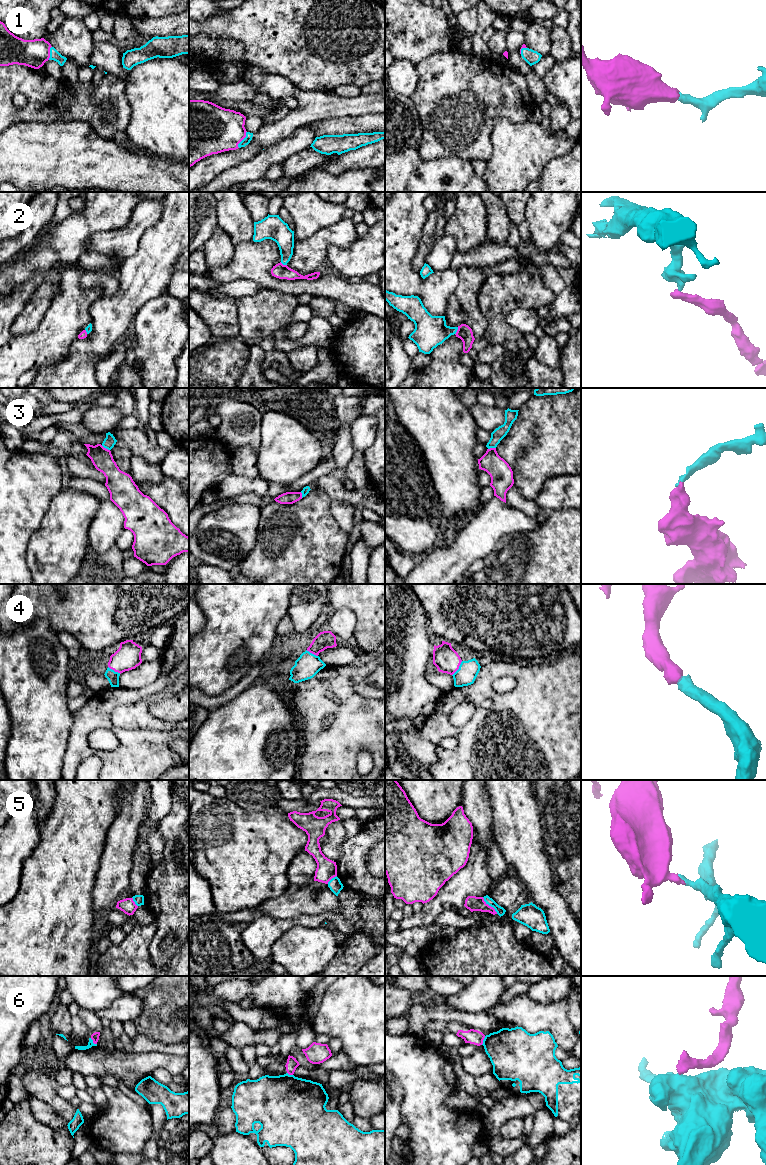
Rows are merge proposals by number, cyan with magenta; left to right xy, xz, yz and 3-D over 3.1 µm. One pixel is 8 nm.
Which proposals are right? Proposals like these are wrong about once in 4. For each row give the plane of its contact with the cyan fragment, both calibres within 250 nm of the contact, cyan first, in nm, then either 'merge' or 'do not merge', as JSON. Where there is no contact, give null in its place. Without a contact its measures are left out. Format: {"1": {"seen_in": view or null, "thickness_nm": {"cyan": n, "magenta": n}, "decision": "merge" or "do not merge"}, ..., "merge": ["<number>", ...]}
{"1": {"seen_in": "xz", "thickness_nm": {"cyan": 60, "magenta": 380}, "decision": "merge"}, "2": {"seen_in": "yz", "thickness_nm": {"cyan": 260, "magenta": 120}, "decision": "merge"}, "3": {"seen_in": "xy", "thickness_nm": {"cyan": 90, "magenta": 170}, "decision": "do not merge"}, "4": {"seen_in": "yz", "thickness_nm": {"cyan": 160, "magenta": 200}, "decision": "merge"}, "5": {"seen_in": "yz", "thickness_nm": {"cyan": 70, "magenta": 120}, "decision": "do not merge"}, "6": {"seen_in": "yz", "thickness_nm": {"cyan": 360, "magenta": 120}, "decision": "do not merge"}, "merge": ["1", "2", "4"]}

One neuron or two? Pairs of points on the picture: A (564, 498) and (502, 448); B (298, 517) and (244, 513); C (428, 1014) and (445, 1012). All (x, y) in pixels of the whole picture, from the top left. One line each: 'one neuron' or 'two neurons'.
A: two neurons
B: two neurons
C: one neuron

